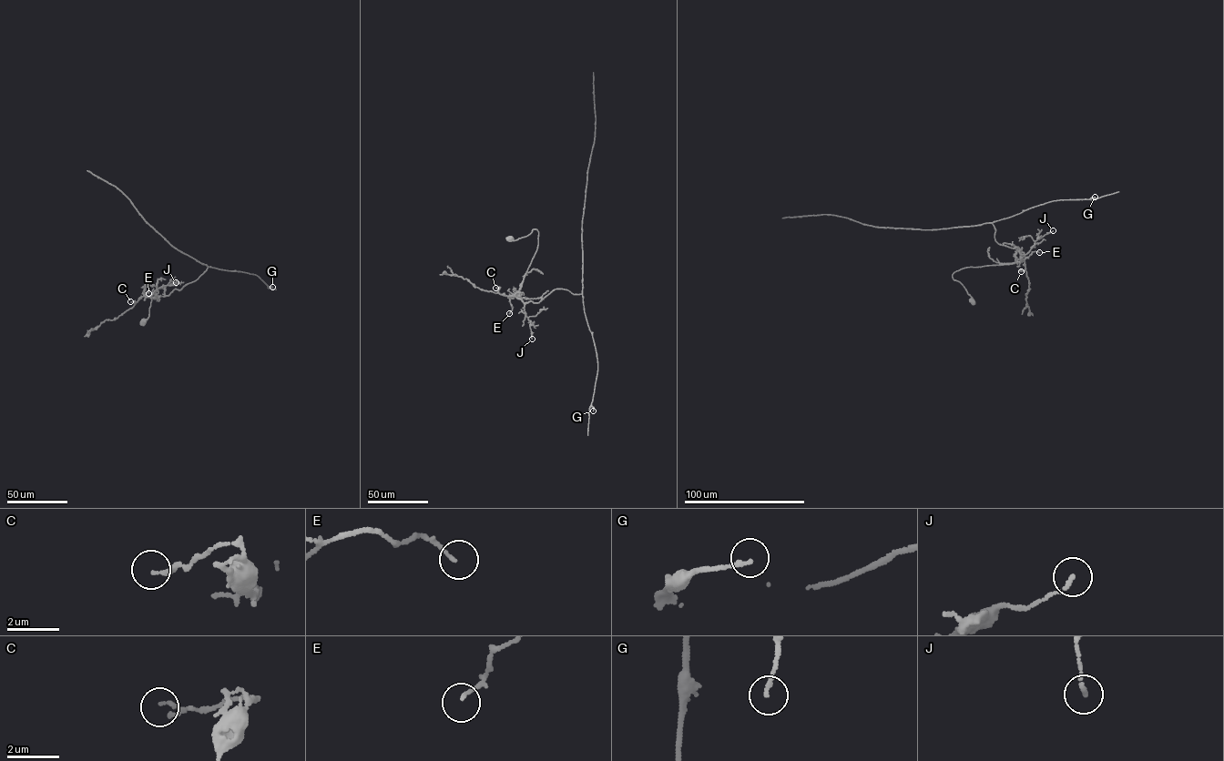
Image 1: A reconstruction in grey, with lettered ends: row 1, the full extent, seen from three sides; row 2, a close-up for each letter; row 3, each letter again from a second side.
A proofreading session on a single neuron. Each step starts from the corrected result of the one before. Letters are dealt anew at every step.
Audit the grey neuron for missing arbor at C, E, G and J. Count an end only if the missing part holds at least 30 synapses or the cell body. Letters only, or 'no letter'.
no letter

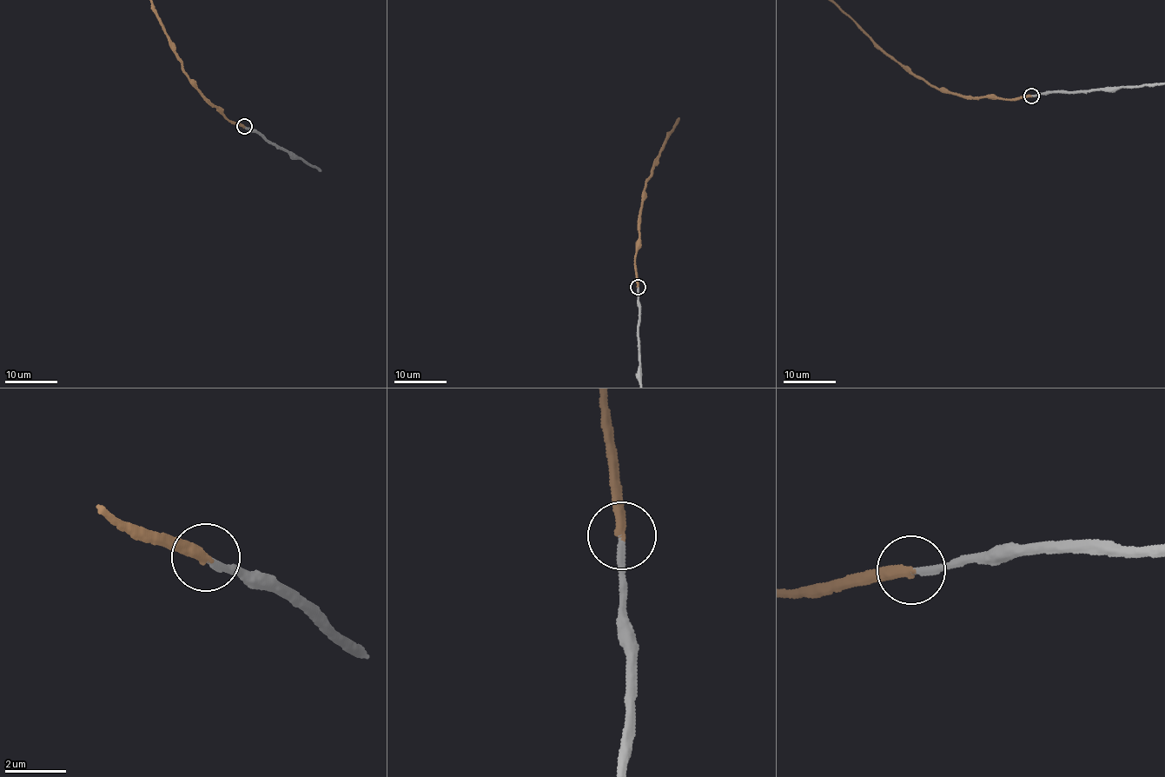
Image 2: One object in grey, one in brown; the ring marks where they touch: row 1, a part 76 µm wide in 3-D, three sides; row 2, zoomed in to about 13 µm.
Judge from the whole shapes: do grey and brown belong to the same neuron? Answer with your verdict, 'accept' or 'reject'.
accept

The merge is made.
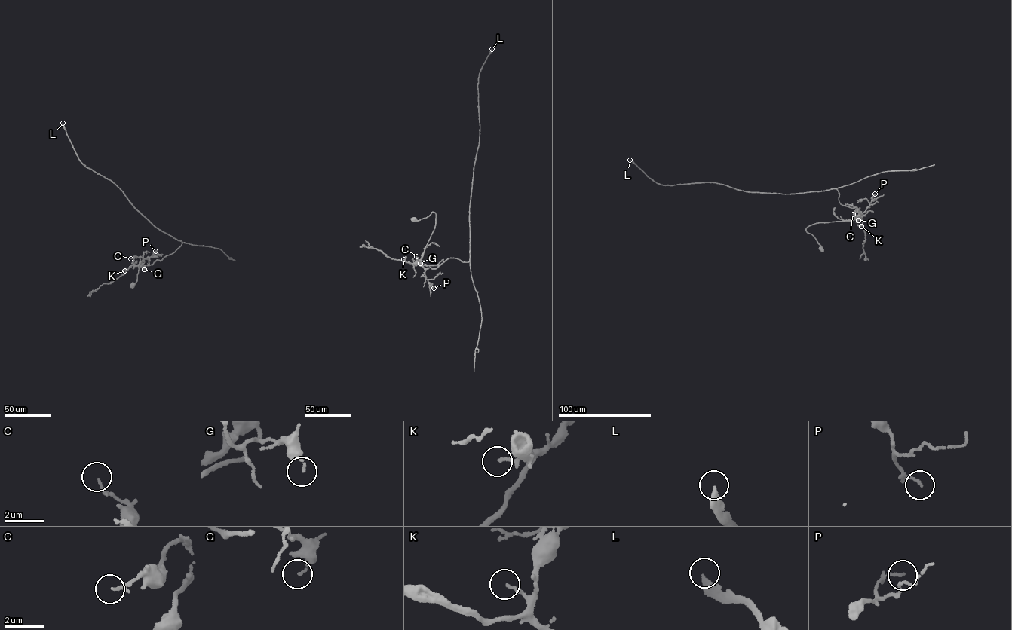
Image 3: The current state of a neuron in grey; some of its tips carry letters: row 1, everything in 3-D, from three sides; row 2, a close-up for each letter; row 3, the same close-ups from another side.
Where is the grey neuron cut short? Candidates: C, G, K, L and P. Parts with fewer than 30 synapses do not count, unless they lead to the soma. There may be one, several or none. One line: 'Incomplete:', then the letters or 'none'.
Incomplete: L

